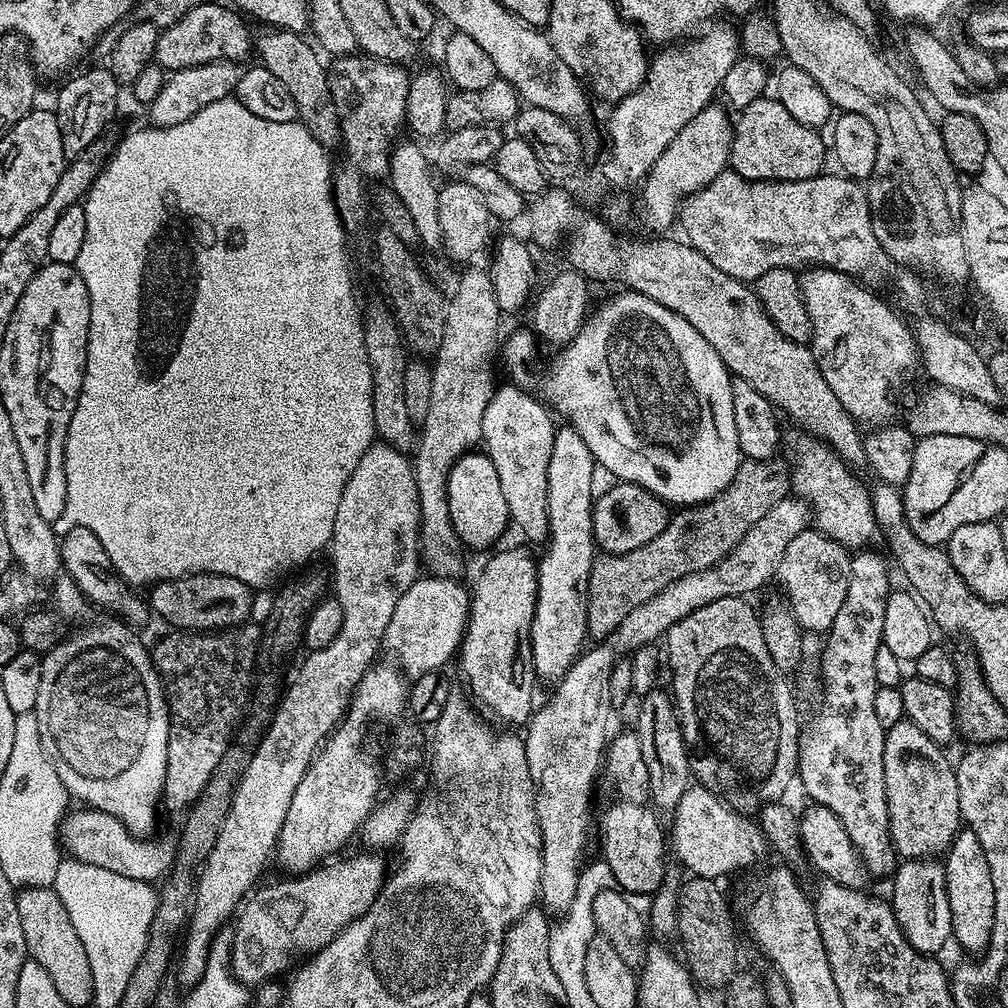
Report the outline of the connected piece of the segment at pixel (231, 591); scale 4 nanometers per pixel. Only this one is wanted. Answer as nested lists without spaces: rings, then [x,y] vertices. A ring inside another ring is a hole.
[[[194,574],[179,576],[177,580],[162,580],[151,585],[150,608],[172,624],[173,629],[189,632],[214,632],[231,630],[243,625],[252,612],[253,589],[246,582],[238,582],[238,578],[230,578],[222,574]],[[248,616],[248,617],[247,617]]]

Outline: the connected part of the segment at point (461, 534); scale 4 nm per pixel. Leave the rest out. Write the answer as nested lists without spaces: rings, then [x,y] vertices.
[[[483,451],[465,452],[448,472],[448,509],[450,522],[461,545],[468,548],[488,548],[496,544],[510,528],[505,496],[494,464]]]

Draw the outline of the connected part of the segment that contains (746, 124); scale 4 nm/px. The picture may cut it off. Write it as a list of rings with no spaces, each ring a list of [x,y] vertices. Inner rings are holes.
[[[761,98],[750,102],[739,113],[734,124],[732,134],[732,159],[731,171],[742,174],[747,180],[805,180],[821,175],[824,164],[824,152],[826,156],[826,140],[817,129],[802,125],[782,106],[782,102],[776,98]]]

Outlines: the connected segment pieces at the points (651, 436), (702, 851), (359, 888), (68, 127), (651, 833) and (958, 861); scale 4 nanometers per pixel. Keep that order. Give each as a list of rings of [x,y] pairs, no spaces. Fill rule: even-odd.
[[[624,290],[621,293],[621,296],[614,297],[609,304],[602,305],[596,313],[593,311],[578,330],[577,336],[559,349],[560,357],[557,358],[548,376],[543,399],[553,409],[556,407],[568,419],[565,421],[575,428],[576,432],[582,434],[586,446],[590,446],[590,454],[597,465],[610,470],[610,474],[614,474],[617,481],[642,486],[669,506],[706,504],[728,489],[734,474],[738,474],[738,466],[742,459],[738,446],[738,429],[734,422],[733,377],[722,362],[722,358],[718,358],[718,350],[714,350],[714,346],[710,346],[710,342],[706,342],[706,338],[702,338],[702,334],[698,334],[698,330],[694,330],[694,326],[690,326],[686,318],[682,318],[674,310],[668,310],[654,298],[644,296],[640,292]]]
[[[689,788],[686,794],[682,794],[680,804],[671,816],[671,849],[673,846],[677,858],[689,868],[692,876],[719,881],[720,876],[730,875],[735,868],[746,868],[770,852],[770,845],[759,823],[747,815],[738,815],[720,797],[705,788]]]
[[[364,855],[368,856],[361,860],[325,863],[301,875],[297,879],[300,881],[290,885],[281,896],[272,896],[269,900],[249,899],[239,913],[240,921],[239,916],[235,921],[237,924],[234,927],[230,957],[233,976],[249,986],[275,981],[280,978],[276,976],[282,975],[288,967],[291,969],[297,963],[296,955],[307,957],[319,952],[346,925],[353,924],[359,916],[366,914],[366,910],[370,910],[384,889],[386,871],[384,860],[380,857],[383,855]]]
[[[107,66],[88,68],[85,72],[79,72],[68,78],[73,80],[68,80],[61,86],[54,105],[58,130],[62,130],[62,150],[68,158],[82,155],[87,152],[91,144],[101,139],[104,127],[116,116],[116,107],[120,104],[120,92],[122,92],[122,86]]]
[[[616,800],[605,810],[604,817],[600,820],[600,848],[604,851],[601,852],[602,858],[610,866],[613,881],[628,894],[655,894],[666,879],[666,832],[665,829],[664,832],[660,829],[660,824],[656,821],[657,813],[645,804],[639,804],[636,800]]]
[[[961,830],[943,859],[946,898],[950,902],[952,940],[972,954],[983,954],[994,930],[994,882],[986,862],[986,850],[973,832]]]

